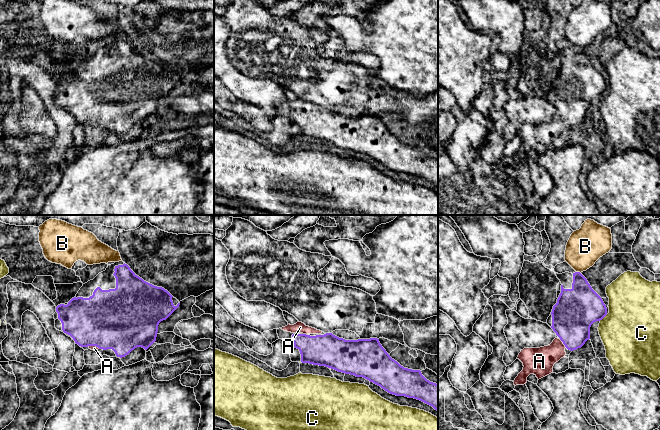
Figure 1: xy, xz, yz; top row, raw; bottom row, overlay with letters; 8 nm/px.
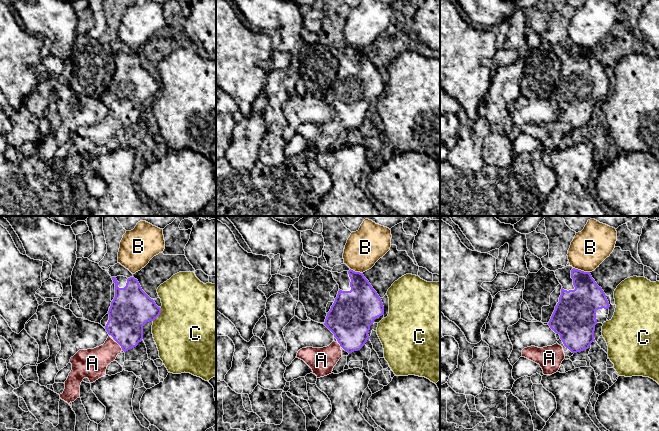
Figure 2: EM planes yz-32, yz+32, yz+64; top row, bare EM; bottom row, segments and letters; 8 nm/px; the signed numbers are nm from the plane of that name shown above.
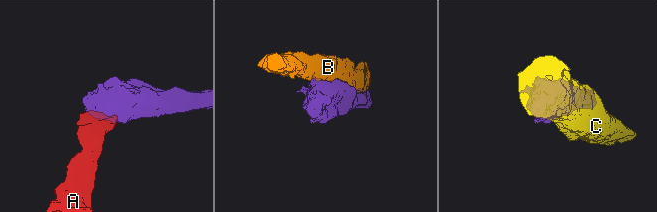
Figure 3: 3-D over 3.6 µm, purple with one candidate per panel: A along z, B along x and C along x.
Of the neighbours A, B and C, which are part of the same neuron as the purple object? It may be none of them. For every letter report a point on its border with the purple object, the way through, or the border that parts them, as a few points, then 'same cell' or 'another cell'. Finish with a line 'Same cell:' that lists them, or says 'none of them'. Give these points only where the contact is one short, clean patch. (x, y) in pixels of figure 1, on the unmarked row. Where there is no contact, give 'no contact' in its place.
A: yz (563, 119) | across yz (572, 92), (572, 110), (563, 119), (551, 130), (539, 137) | same cell
B: yz (578, 48) | another cell
C: yz (603, 93) | another cell
Same cell: A

